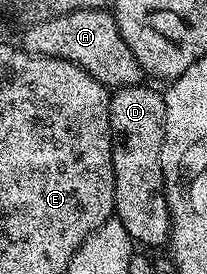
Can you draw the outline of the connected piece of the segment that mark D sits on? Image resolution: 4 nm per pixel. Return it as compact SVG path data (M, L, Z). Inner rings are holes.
M147 84L138 86L121 86L118 87L110 95L111 103L109 104L109 124L111 125L111 163L113 164L113 172L115 173L115 213L114 217L121 220L121 224L125 224L125 232L129 232L132 243L141 245L143 248L151 248L147 246L163 246L168 245L171 236L171 212L167 203L167 196L163 193L163 173L161 172L161 144L163 143L163 129L165 128L165 104L163 103L163 94L160 91L150 90Z

